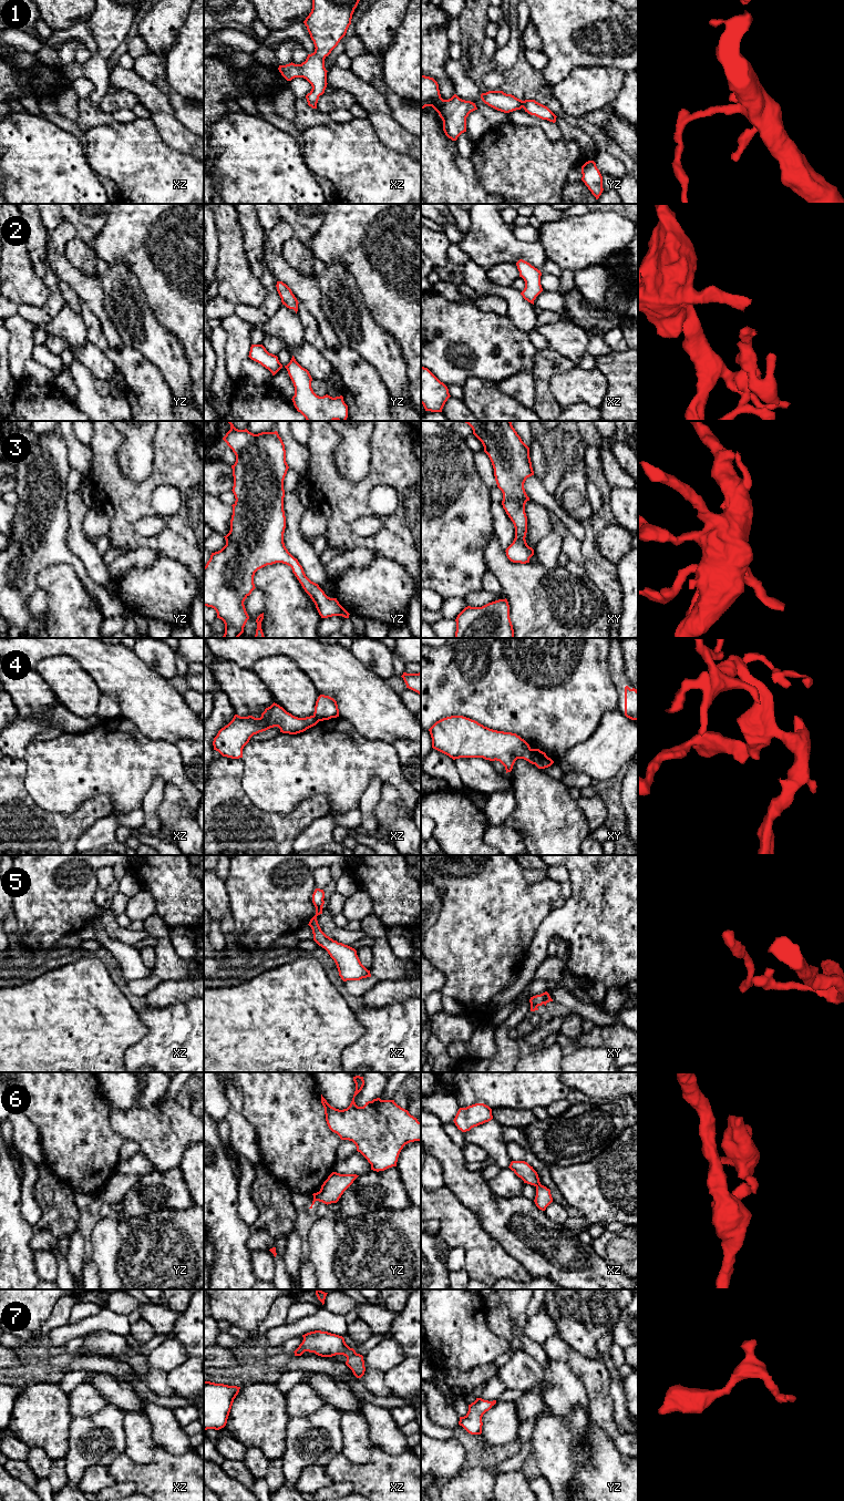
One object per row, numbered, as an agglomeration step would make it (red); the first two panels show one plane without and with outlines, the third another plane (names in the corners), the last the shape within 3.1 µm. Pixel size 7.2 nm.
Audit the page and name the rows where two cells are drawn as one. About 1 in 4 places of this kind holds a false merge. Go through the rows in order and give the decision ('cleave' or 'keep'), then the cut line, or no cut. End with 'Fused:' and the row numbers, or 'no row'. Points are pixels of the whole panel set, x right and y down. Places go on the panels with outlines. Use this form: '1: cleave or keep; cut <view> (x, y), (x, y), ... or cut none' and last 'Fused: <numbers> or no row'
1: keep; cut none
2: keep; cut none
3: keep; cut none
4: cleave; cut xy (531, 749), (534, 763)
5: keep; cut none
6: cleave; cut xz (539, 1183), (536, 1188)
7: keep; cut none
Fused: 4, 6

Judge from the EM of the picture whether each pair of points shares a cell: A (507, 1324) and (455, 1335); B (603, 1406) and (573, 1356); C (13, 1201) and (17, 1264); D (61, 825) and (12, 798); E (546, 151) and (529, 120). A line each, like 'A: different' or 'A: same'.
A: different
B: same
C: same
D: same
E: different

